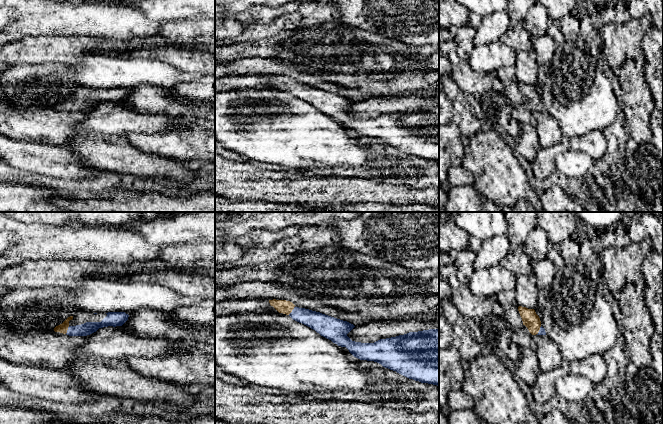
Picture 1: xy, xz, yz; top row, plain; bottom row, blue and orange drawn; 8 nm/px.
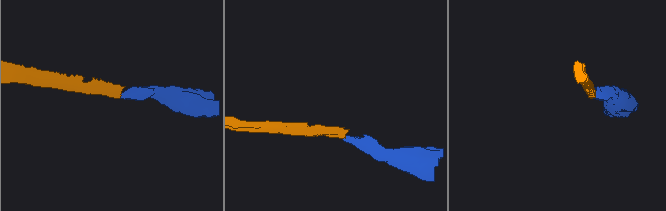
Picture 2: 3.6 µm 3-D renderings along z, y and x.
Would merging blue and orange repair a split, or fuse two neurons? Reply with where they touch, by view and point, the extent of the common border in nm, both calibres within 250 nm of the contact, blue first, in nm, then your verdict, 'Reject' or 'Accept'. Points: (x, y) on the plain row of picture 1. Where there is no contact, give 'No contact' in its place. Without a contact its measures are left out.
Touches blue at xz (292, 86). Shared border 90 nm. Thickness 150 nm (blue) against 110 nm. Accept

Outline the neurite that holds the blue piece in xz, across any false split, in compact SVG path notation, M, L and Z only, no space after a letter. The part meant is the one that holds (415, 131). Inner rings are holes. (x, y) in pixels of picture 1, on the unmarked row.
M269 76L279 89L289 91L293 96L302 99L315 106L321 112L331 116L333 119L341 123L346 123L349 128L360 136L374 137L383 143L396 147L397 149L421 159L428 159L439 162L439 105L429 105L418 108L409 108L396 113L380 115L374 119L361 119L352 117L347 110L355 103L353 100L343 97L320 88L312 87L305 84L296 83L292 78L286 76Z

